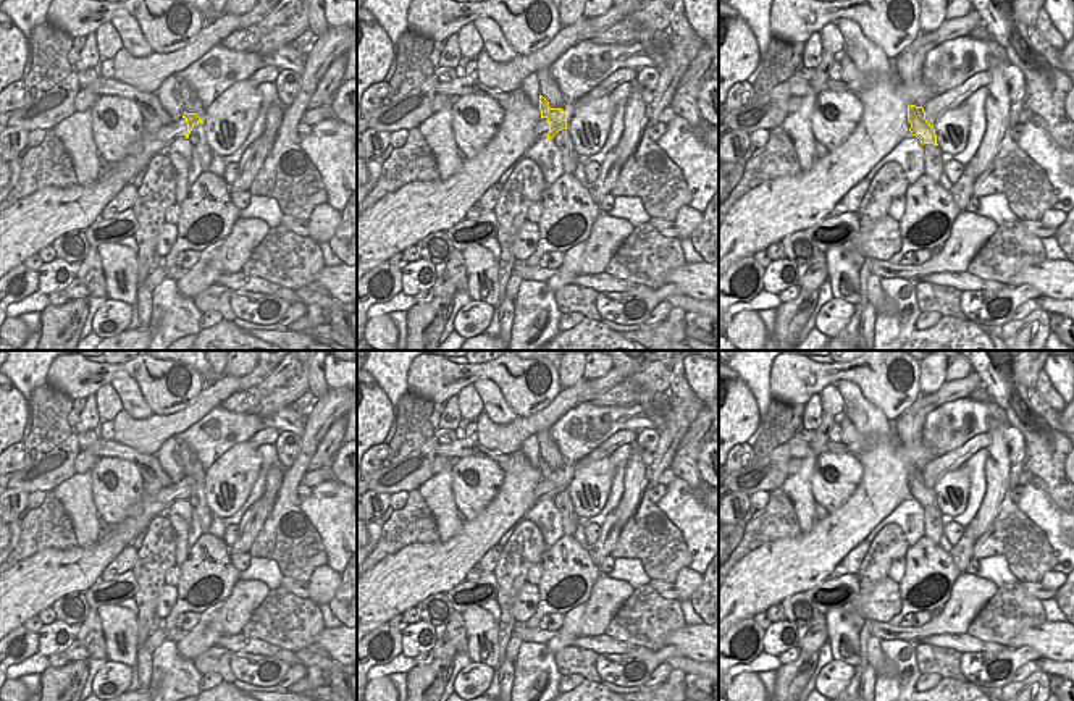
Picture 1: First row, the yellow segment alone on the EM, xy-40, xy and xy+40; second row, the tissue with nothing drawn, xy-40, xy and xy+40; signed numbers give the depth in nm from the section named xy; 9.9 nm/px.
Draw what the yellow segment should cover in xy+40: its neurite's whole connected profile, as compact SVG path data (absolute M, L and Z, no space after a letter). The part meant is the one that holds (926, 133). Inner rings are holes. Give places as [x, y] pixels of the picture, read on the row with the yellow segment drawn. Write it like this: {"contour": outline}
{"contour": "M909 105L908 107L908 123L911 124L909 131L916 136L921 144L937 144L937 134L933 124L929 124L925 120L925 111L922 107Z"}

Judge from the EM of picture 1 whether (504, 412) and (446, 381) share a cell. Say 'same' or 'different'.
different

